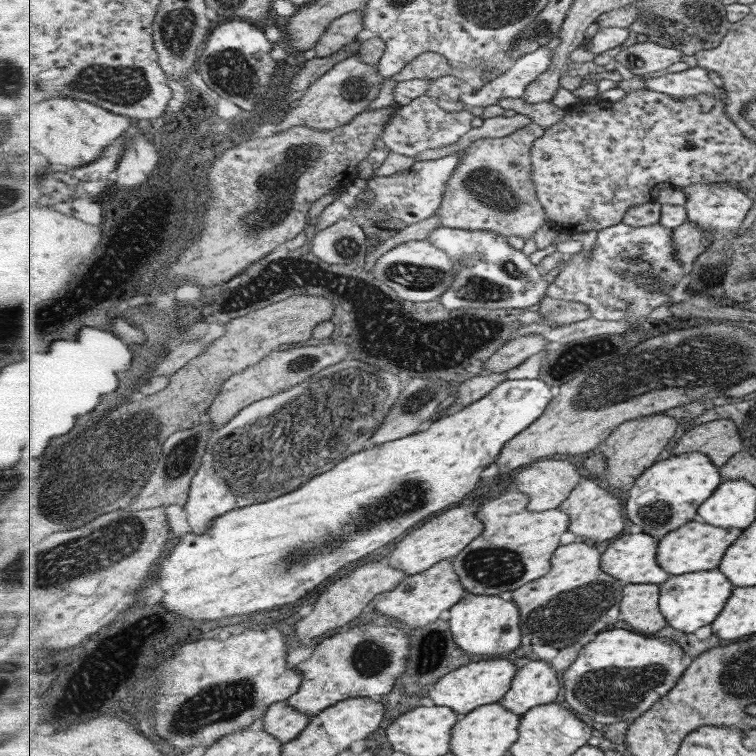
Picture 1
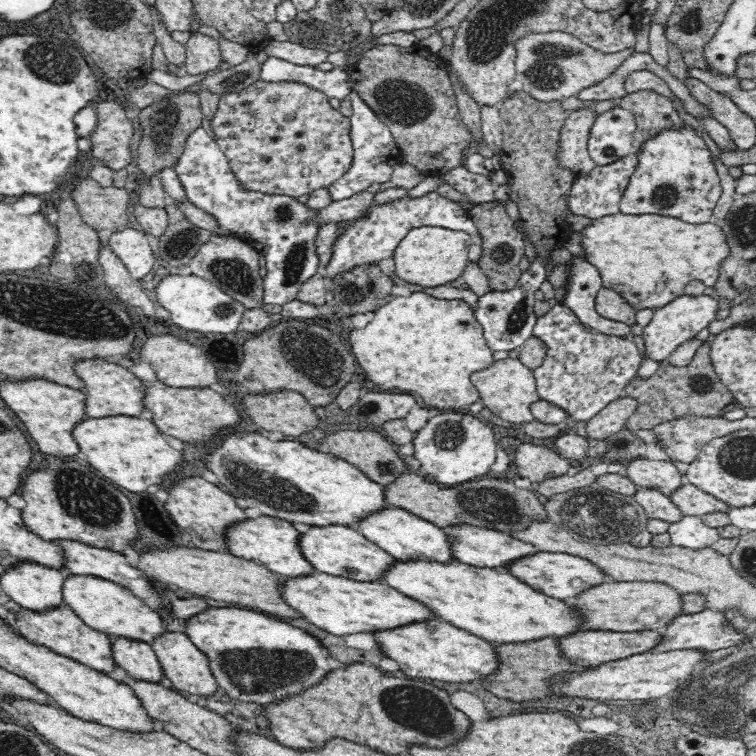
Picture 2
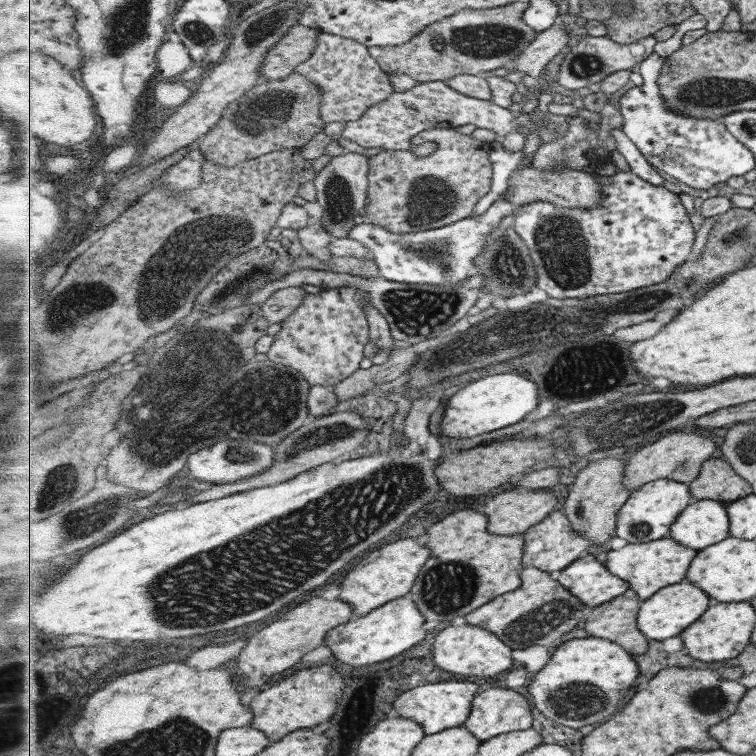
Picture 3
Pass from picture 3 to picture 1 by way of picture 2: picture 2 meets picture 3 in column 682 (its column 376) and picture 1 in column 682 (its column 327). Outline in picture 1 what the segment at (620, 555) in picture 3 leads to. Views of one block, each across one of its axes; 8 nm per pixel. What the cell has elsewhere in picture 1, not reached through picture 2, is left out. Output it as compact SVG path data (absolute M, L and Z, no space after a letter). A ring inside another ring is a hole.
M699 518L671 531L659 542L658 561L672 576L689 572L709 571L720 569L720 565L729 548L742 536L743 528L723 528L705 523Z

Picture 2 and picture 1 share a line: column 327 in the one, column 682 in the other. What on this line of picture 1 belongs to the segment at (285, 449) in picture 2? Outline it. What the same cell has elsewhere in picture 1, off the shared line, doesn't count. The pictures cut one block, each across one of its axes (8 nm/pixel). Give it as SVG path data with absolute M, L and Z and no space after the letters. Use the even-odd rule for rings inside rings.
M687 452L680 455L669 454L647 469L637 480L634 486L629 487L629 495L626 500L626 514L634 524L641 527L643 533L651 533L653 537L662 539L677 530L698 519L699 508L706 500L715 494L715 490L724 482L720 467L711 461L707 453Z

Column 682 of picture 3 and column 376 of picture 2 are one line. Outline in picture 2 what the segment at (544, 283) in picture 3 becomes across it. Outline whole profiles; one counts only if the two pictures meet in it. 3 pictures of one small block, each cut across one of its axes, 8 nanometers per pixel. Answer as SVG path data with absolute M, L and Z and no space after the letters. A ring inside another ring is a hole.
M432 191L419 197L405 196L401 199L384 202L384 204L376 204L372 201L361 215L352 220L344 221L342 228L340 228L340 236L334 240L331 257L325 266L326 278L334 282L342 274L354 272L356 268L380 264L386 258L393 258L398 244L412 230L420 227L440 227L467 232L473 239L473 244L470 246L469 262L477 265L480 262L483 240L475 221L471 218L470 211L464 208L462 203L449 200L440 196L438 192Z

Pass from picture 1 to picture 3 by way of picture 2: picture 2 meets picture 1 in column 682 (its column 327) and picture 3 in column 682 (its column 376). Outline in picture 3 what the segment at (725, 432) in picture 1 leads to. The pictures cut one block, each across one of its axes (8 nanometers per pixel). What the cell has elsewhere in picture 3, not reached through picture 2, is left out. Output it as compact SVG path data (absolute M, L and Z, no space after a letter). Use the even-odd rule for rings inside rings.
M677 431L667 434L658 441L644 446L628 459L624 470L624 485L629 490L635 491L644 484L661 478L690 484L698 478L703 463L716 454L715 450L717 450L717 444L713 442L713 439L699 435L696 431L689 433Z

